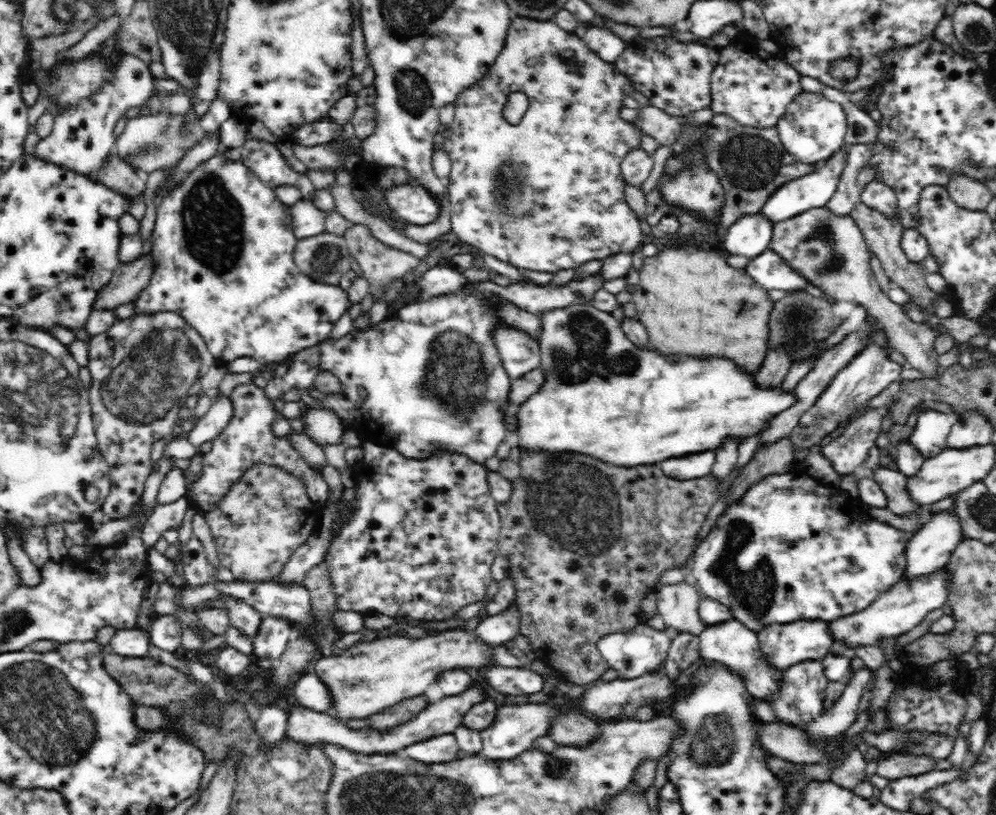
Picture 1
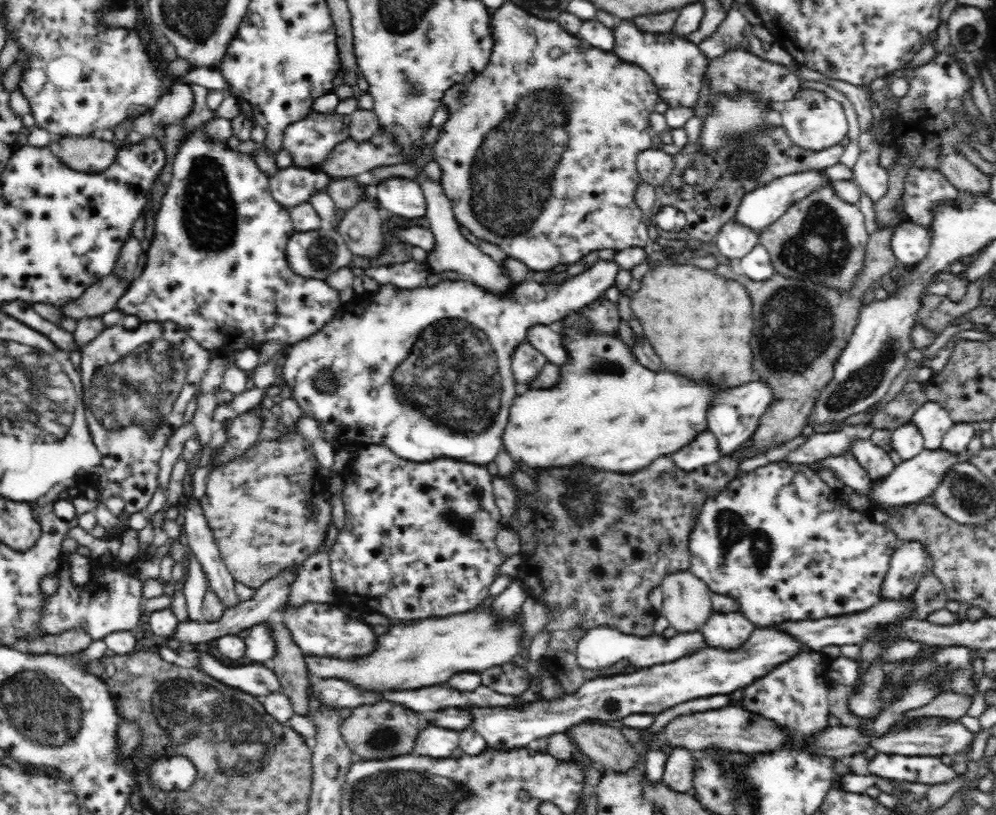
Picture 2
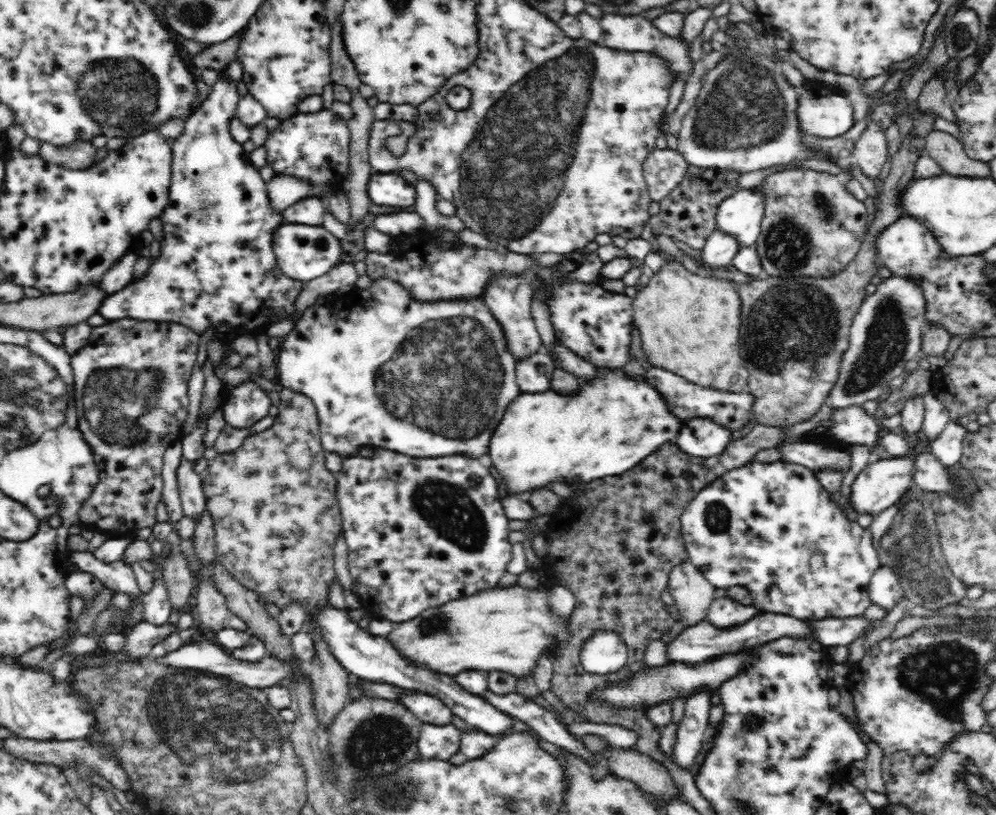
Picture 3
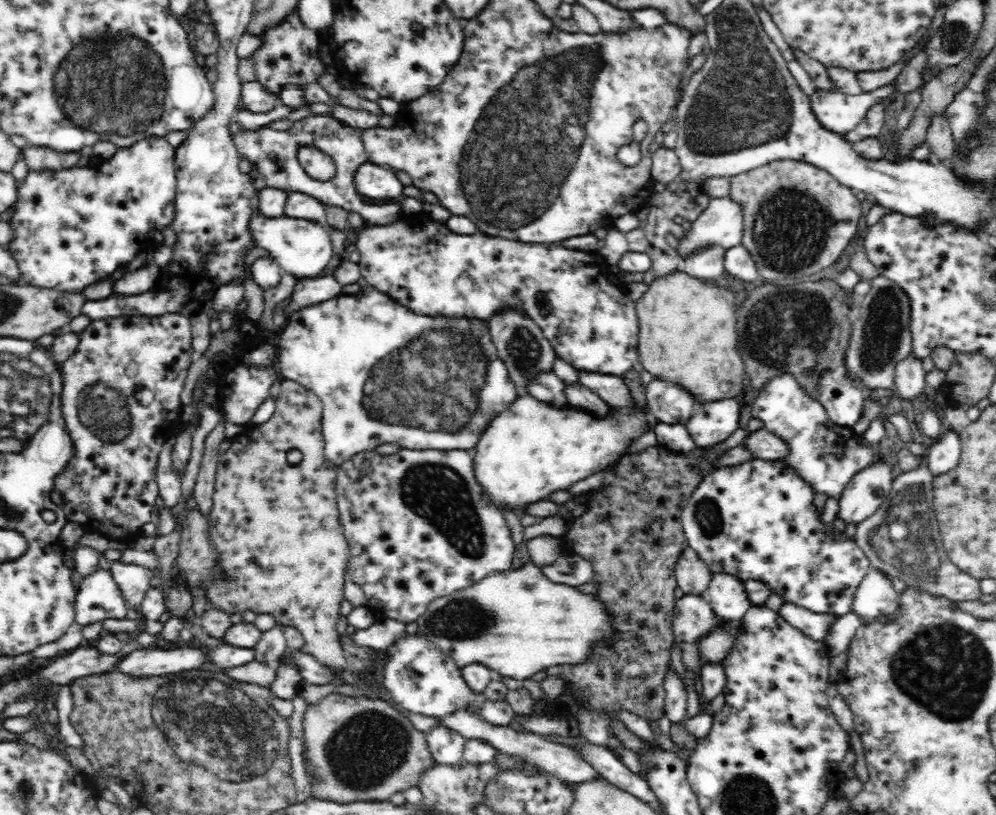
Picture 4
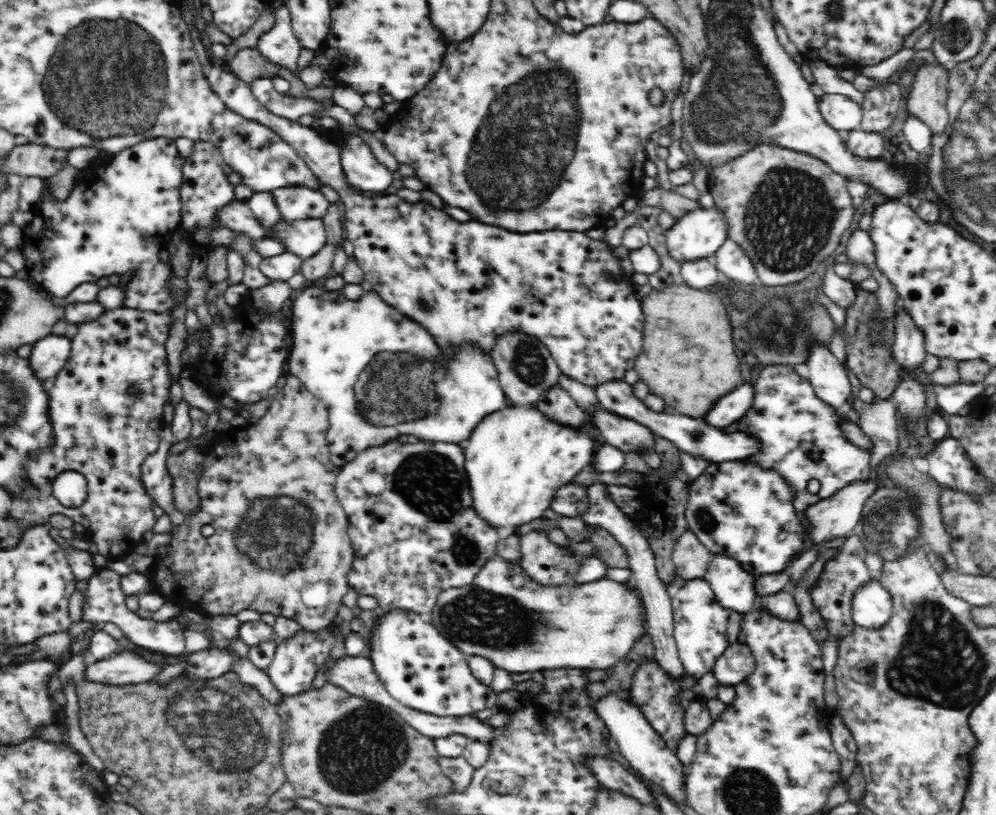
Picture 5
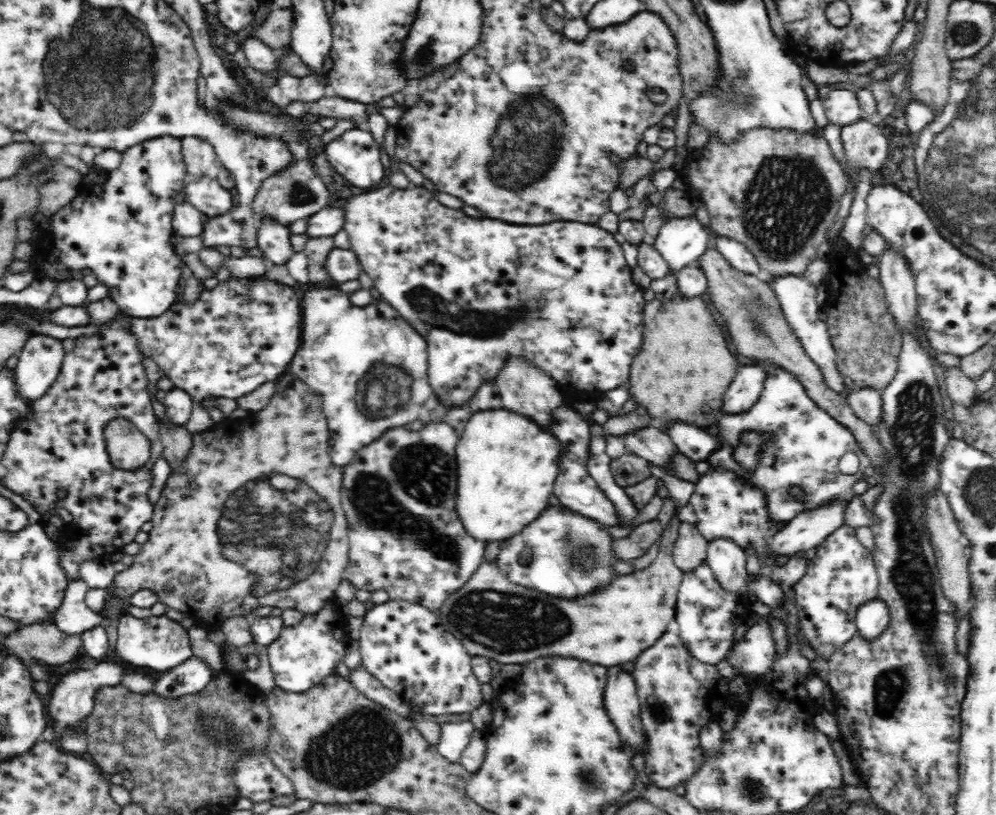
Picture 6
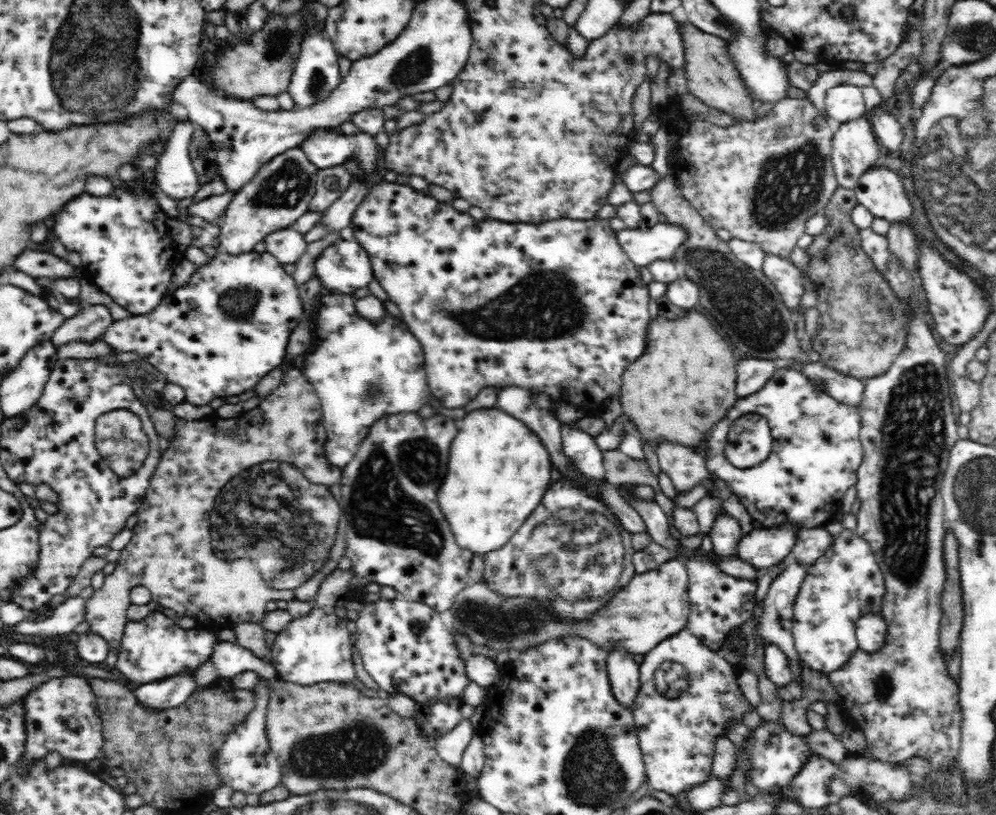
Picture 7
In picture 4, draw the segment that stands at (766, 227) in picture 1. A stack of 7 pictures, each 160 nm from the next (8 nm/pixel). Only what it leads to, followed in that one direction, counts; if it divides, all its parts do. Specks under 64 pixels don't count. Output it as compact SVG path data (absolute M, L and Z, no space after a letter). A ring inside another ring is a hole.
M716 244L704 246L685 257L684 272L703 281L714 280L725 274L725 252L727 249Z

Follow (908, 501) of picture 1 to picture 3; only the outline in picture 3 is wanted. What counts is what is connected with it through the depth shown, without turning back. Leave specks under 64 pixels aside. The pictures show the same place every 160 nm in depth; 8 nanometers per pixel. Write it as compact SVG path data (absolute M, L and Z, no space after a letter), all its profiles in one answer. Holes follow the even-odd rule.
M860 405L835 409L830 422L834 424L830 432L838 441L852 448L869 448L872 462L884 457L879 448L879 424L874 417L868 416Z

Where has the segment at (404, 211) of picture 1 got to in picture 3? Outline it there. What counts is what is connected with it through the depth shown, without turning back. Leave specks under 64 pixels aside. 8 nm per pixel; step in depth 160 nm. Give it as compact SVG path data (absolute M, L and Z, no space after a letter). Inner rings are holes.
M373 173L368 181L371 202L385 207L385 210L412 210L417 190L399 173Z

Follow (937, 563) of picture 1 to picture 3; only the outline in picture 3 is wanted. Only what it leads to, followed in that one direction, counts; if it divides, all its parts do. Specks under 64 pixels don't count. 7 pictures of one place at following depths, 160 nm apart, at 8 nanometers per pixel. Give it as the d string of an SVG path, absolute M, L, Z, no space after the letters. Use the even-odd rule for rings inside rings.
M881 567L872 575L869 584L871 601L878 606L892 609L905 596L898 575L892 567Z

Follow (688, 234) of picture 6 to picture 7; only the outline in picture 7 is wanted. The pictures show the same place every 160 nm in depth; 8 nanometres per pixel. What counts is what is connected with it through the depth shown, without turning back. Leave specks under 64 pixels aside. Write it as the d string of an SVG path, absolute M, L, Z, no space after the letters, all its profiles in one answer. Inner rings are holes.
M664 221L652 228L623 229L616 238L637 267L647 267L654 260L674 260L675 252L687 241L688 231Z

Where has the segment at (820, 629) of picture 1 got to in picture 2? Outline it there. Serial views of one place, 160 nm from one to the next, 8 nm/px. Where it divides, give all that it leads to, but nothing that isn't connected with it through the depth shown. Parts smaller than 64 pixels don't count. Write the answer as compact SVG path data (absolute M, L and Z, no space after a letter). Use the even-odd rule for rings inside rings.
M777 625L758 627L752 631L750 638L733 651L721 648L702 647L694 650L690 655L682 656L674 662L662 663L650 668L637 669L633 673L620 673L608 677L596 677L584 682L573 693L564 694L560 698L550 701L543 700L508 707L474 707L471 726L480 736L484 737L487 748L509 751L514 748L534 746L539 738L548 738L553 734L566 733L574 724L592 720L620 720L630 714L655 714L673 708L698 696L715 696L715 694L731 694L738 688L750 686L755 679L762 678L774 670L779 663L785 663L794 658L800 651L811 650L807 644L784 632Z

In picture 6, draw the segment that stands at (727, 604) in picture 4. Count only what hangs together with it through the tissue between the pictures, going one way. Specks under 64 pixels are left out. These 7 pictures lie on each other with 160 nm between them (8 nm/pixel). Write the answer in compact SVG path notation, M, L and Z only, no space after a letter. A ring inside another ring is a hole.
M720 537L709 541L707 566L714 573L720 587L736 595L748 596L749 577L746 571L747 555L734 541Z

